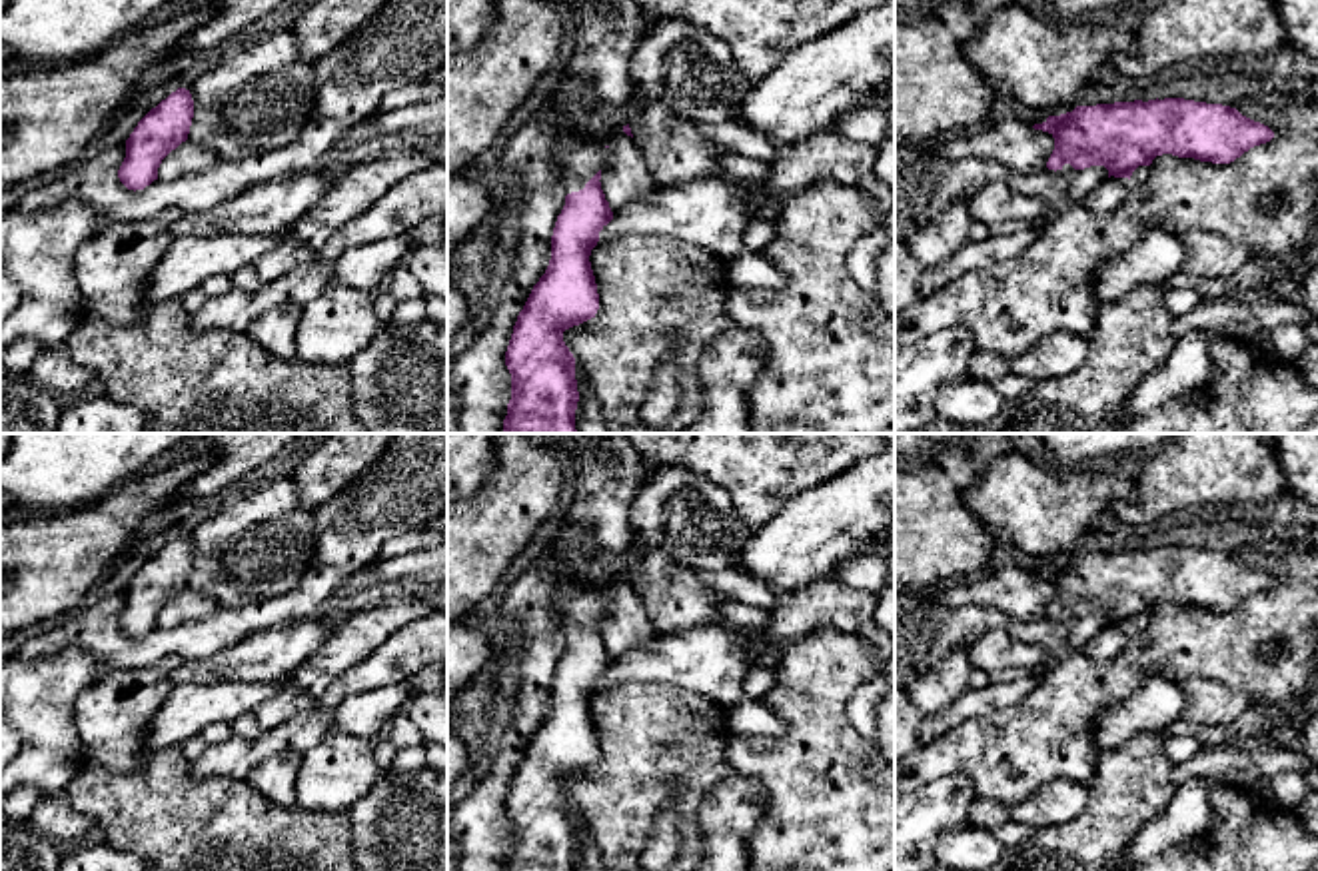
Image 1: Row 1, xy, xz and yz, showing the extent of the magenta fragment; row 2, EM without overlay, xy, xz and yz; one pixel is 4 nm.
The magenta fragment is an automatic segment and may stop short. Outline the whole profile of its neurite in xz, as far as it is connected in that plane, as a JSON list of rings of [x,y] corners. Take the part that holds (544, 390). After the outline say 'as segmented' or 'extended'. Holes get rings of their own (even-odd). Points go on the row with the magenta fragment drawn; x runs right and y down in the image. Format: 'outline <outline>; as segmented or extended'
outline [[[561,142],[547,160],[557,164],[567,196],[553,228],[549,266],[519,312],[505,352],[505,366],[511,374],[511,400],[503,420],[503,434],[577,434],[575,358],[563,342],[563,332],[595,318],[599,310],[589,256],[599,242],[599,232],[613,220],[599,182],[605,152],[597,144]]]; extended

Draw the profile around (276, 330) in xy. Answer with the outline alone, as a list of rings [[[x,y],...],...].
[[[274,308],[254,320],[246,336],[280,360],[296,358],[296,336],[302,308]]]

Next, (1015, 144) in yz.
[[[1002,120],[957,132],[935,154],[947,160],[992,160],[1030,174],[1046,168],[1052,150],[1052,134],[1034,130],[1026,120]]]

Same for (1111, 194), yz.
[[[1106,178],[1088,192],[1082,206],[1094,216],[1114,214],[1128,198],[1132,182],[1128,178]]]

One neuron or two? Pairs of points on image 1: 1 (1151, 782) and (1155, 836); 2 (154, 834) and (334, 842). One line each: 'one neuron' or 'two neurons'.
1: two neurons
2: one neuron

